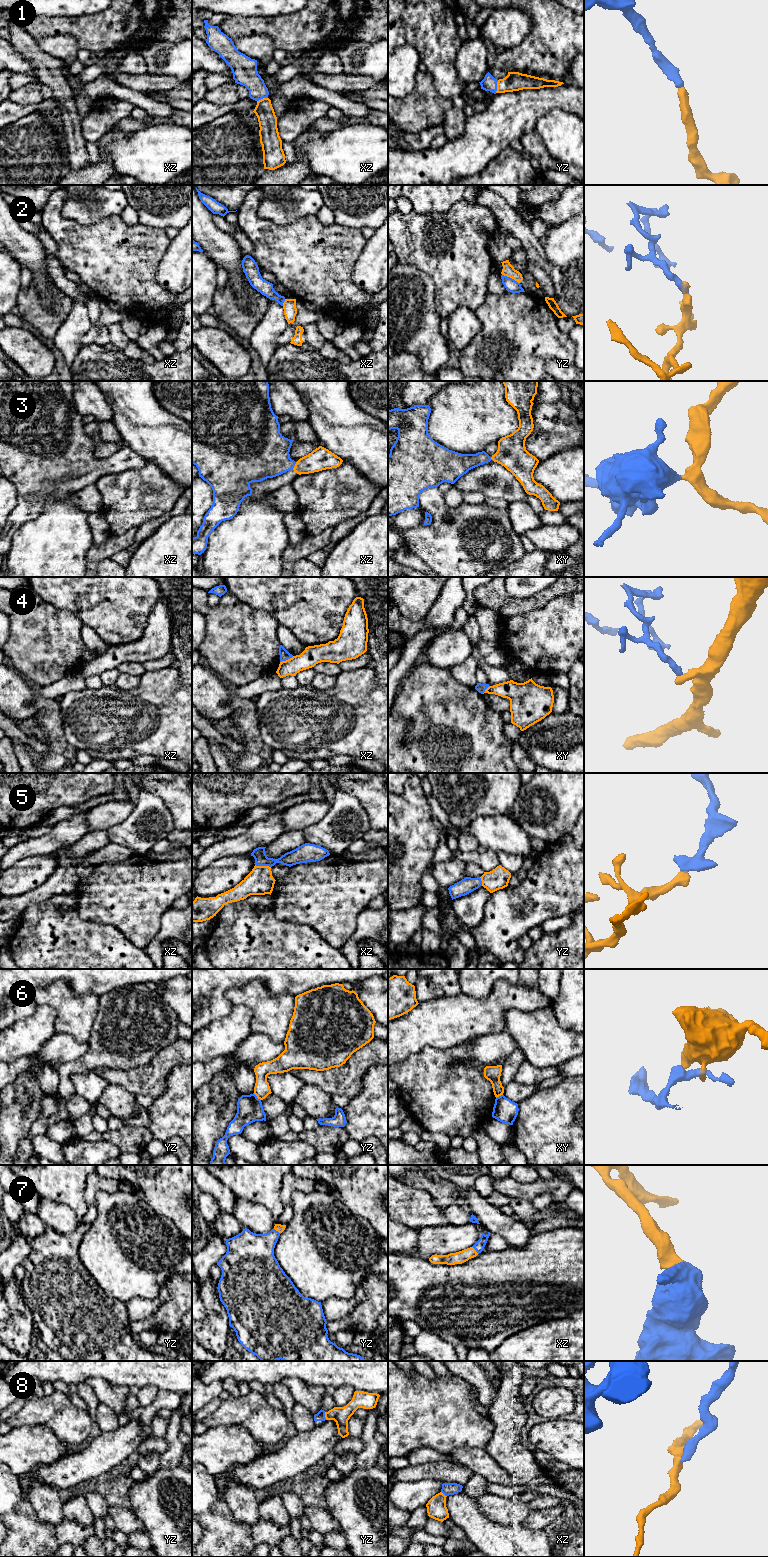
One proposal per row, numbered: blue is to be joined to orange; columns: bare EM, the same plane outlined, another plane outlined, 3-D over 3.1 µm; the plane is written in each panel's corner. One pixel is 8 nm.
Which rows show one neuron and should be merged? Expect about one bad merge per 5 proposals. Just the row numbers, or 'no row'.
1, 3, 5, 7

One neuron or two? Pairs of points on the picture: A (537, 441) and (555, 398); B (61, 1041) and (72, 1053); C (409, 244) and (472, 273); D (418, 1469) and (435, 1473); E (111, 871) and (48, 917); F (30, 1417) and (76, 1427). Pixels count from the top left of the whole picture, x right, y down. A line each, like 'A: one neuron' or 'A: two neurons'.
A: one neuron
B: one neuron
C: one neuron
D: one neuron
E: two neurons
F: one neuron

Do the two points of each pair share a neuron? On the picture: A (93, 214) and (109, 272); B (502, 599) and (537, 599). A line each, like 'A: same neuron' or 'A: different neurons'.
A: different neurons
B: same neuron

